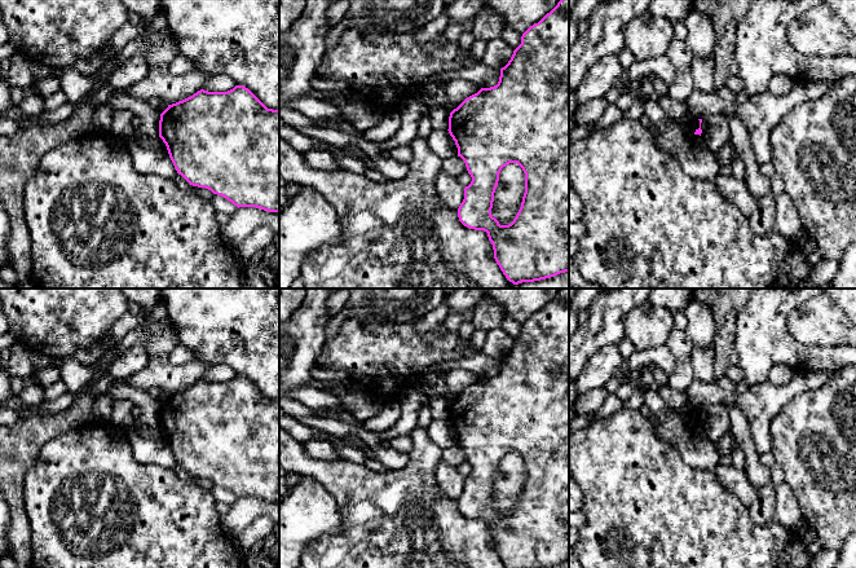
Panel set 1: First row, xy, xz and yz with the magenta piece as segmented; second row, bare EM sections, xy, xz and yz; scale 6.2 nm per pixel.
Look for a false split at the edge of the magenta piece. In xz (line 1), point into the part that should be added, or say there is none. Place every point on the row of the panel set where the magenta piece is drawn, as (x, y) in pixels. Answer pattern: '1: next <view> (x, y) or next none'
1: next none

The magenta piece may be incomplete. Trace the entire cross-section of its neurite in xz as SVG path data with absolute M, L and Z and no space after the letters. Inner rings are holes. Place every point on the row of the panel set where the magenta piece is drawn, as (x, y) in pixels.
M560 0L550 13L522 34L521 44L513 50L508 63L500 69L498 84L490 88L481 88L477 93L467 97L456 109L454 109L449 116L447 131L455 141L458 157L464 160L467 171L472 177L471 184L464 188L464 199L458 208L459 221L469 229L487 233L489 241L493 245L494 259L506 278L513 285L519 285L522 282L551 278L560 273L569 272L569 0ZM509 163L517 163L522 168L525 173L525 193L521 207L513 221L508 225L500 225L491 215L491 208L499 173L502 168Z

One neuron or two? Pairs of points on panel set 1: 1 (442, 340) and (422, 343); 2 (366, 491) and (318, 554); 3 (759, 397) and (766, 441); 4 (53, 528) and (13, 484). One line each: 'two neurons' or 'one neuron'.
1: one neuron
2: one neuron
3: one neuron
4: two neurons

